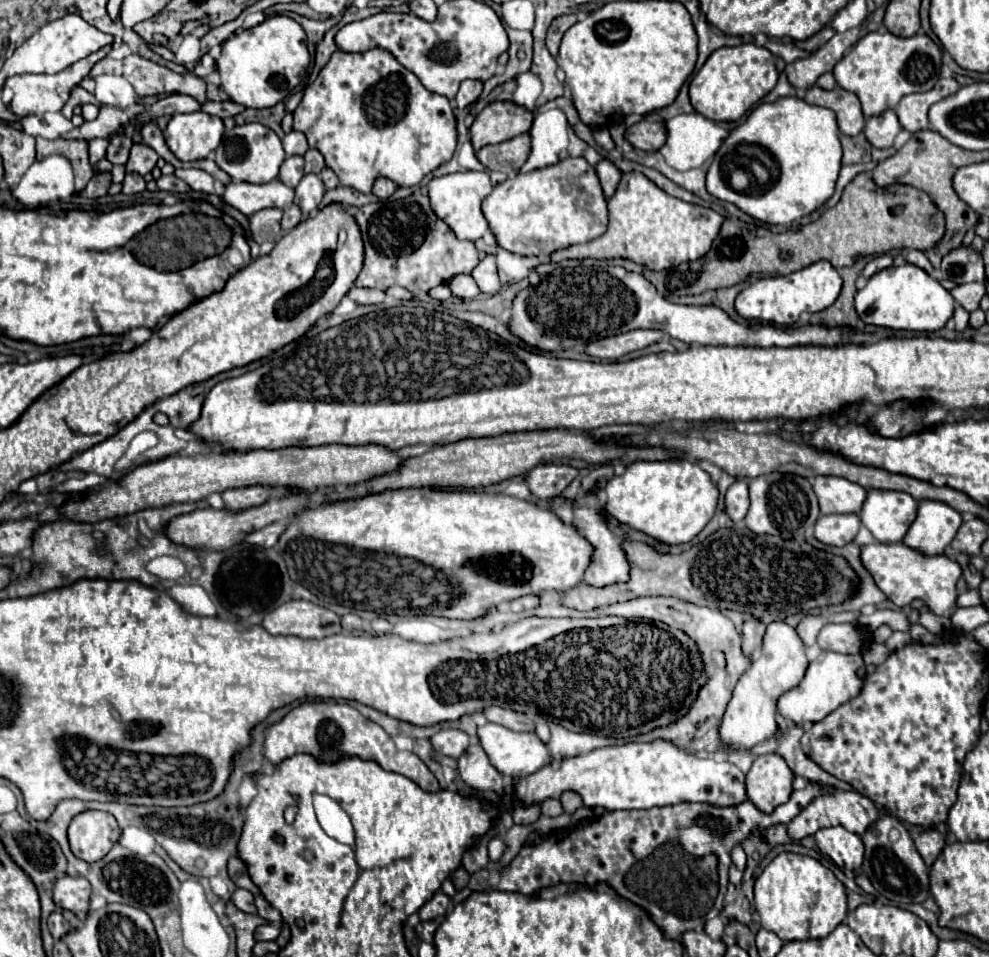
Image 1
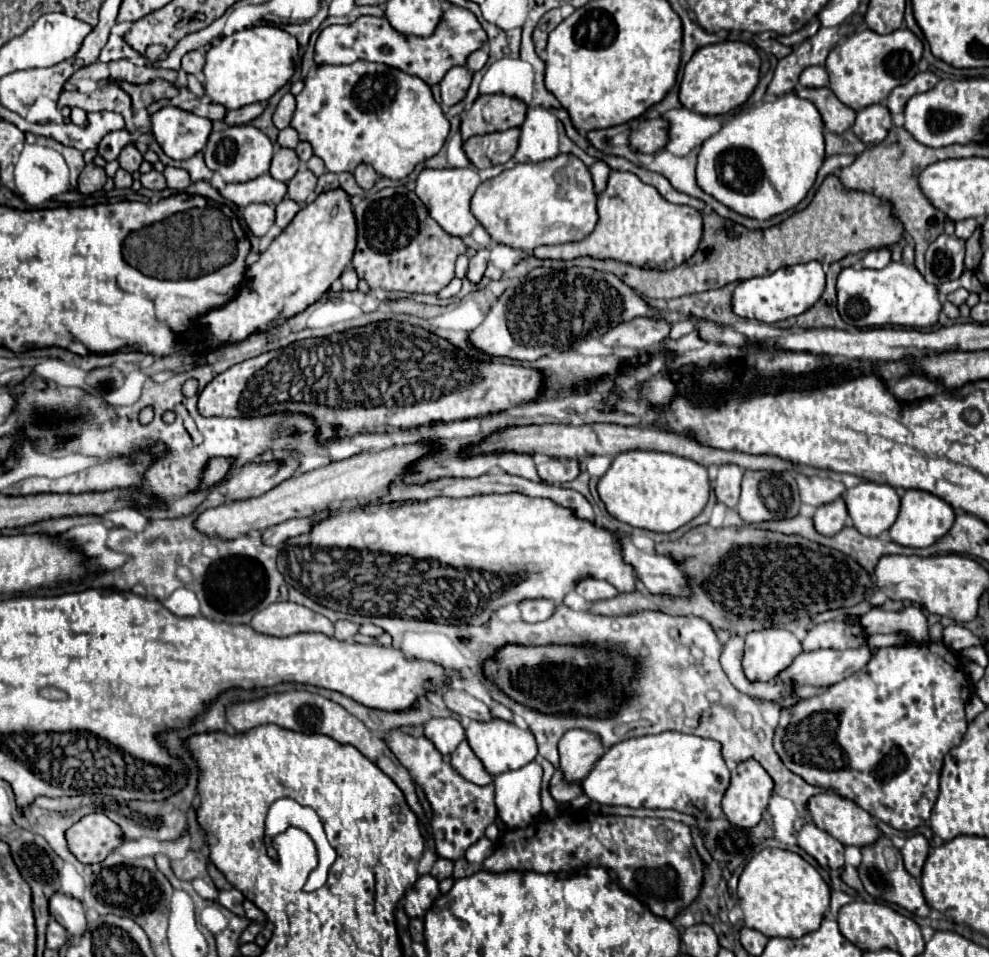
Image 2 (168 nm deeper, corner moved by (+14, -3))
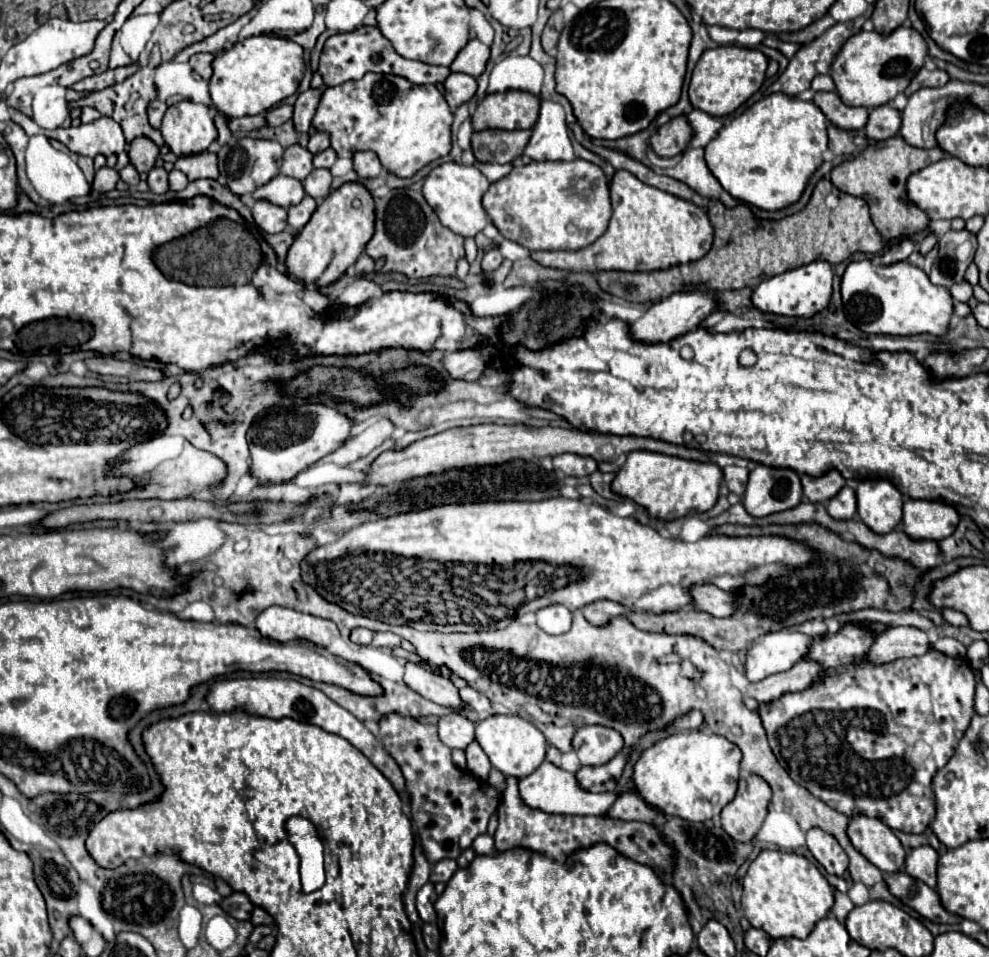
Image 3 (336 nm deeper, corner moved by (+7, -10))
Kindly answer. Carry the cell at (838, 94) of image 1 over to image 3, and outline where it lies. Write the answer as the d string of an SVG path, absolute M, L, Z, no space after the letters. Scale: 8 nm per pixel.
M835 91L831 93L815 93L813 103L825 113L831 125L841 127L845 131L861 129L867 123L867 109L865 107L847 107Z

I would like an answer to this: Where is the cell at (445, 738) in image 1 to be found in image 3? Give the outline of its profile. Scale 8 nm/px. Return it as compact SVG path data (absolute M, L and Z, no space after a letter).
M451 713L441 717L439 723L439 739L451 749L465 749L475 739L475 723L459 713Z

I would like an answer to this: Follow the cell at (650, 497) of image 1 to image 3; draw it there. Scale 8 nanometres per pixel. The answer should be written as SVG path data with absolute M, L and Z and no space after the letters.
M633 451L627 455L625 465L615 475L611 489L621 497L633 499L651 517L661 521L673 521L691 513L709 511L717 503L721 477L723 473L715 463L687 461L681 457L651 451Z

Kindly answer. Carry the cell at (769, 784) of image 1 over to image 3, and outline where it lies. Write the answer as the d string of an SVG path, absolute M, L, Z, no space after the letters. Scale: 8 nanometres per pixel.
M749 775L749 779L741 777L739 779L739 787L737 787L737 795L731 803L727 803L721 811L721 825L723 829L737 841L743 841L743 843L749 843L759 827L763 825L765 821L765 815L767 815L767 807L771 803L771 787L769 783L765 783L765 779L761 779L759 775Z

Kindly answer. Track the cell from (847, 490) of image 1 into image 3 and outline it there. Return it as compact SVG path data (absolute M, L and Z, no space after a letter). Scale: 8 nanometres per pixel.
M829 471L823 477L811 477L811 475L801 475L801 485L803 485L803 495L811 503L825 503L845 487L845 479L837 471Z

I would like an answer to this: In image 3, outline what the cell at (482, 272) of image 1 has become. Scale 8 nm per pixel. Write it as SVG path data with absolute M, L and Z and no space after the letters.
M493 247L493 249L485 251L485 257L483 257L483 261L481 261L481 267L483 267L485 273L491 273L491 271L495 271L495 269L501 265L501 261L503 261L503 257L501 257L499 249Z

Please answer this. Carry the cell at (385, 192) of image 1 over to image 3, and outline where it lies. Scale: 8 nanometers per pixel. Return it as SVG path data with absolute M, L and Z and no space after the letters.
M371 151L355 153L355 155L353 155L353 169L357 171L357 175L359 175L361 179L379 177L379 175L383 173L383 167L381 167L377 155L371 153Z

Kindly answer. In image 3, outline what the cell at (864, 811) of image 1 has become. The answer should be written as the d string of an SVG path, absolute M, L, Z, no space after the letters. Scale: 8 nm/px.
M857 815L849 819L847 835L853 847L883 873L893 873L905 865L905 849L893 831L879 819Z

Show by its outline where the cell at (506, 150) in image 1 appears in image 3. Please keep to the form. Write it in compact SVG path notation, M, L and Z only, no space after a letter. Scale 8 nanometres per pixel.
M481 131L473 133L471 147L481 163L513 163L523 155L531 131Z

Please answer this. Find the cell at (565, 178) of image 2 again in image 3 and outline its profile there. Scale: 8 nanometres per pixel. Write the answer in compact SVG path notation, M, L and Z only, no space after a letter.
M585 159L543 161L543 163L531 161L529 165L513 167L513 171L507 177L491 183L489 191L483 197L483 209L505 239L515 241L527 247L529 251L583 249L605 233L611 217L611 199L603 171Z

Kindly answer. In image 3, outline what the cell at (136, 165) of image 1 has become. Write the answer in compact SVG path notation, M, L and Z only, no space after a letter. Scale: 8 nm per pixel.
M139 137L131 143L131 149L129 149L129 159L133 163L133 167L139 171L139 173L149 173L153 169L153 163L159 155L159 149L157 145L151 141L151 139L145 139L145 137Z

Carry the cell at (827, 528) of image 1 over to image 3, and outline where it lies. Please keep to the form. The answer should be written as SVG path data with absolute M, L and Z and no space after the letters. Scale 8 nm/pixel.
M843 487L829 503L827 503L827 511L833 519L837 521L849 521L855 517L857 513L857 505L855 505L855 491L851 487Z

